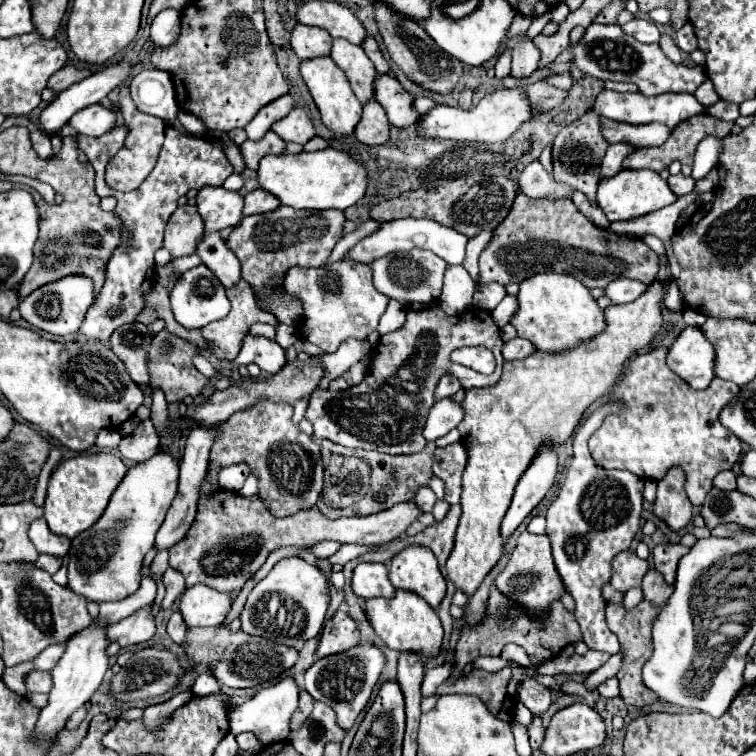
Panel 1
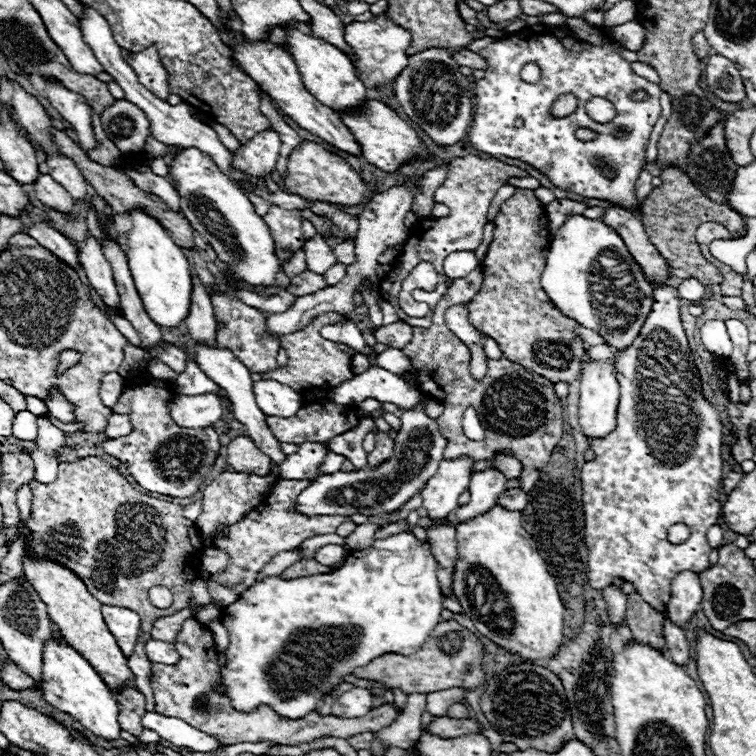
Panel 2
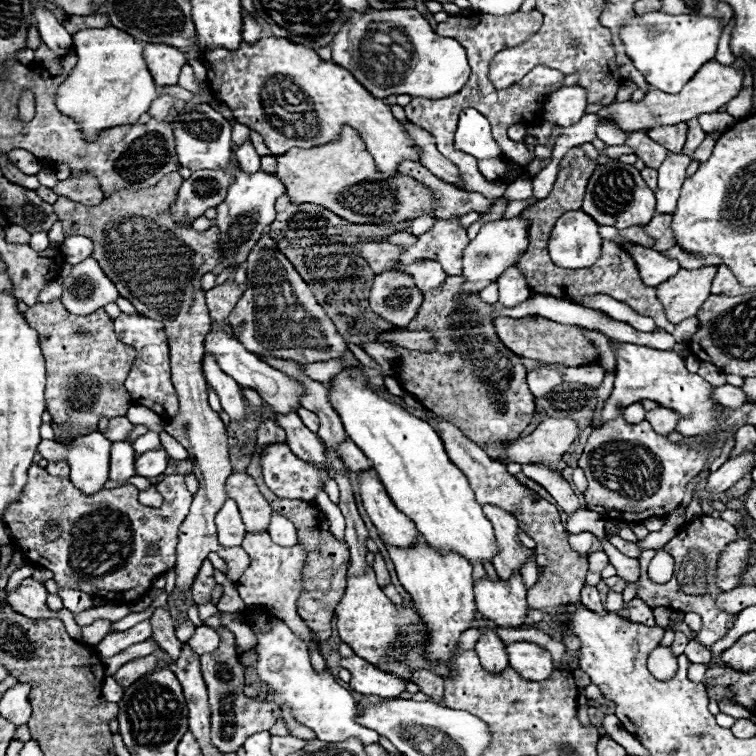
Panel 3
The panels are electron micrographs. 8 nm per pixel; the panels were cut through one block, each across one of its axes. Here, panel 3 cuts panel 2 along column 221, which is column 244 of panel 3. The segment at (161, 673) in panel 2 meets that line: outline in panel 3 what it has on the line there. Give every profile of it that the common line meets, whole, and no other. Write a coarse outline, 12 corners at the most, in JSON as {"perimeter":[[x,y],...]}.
{"perimeter":[[212,618],[216,652],[200,656],[212,742],[236,752],[282,716],[244,694],[234,634]]}

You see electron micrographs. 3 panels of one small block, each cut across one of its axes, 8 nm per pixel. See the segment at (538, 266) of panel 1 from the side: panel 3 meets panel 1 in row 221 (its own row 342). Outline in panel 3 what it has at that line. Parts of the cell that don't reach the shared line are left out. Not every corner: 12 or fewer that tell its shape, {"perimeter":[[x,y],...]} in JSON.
{"perimeter":[[498,316],[500,340],[522,358],[588,366],[578,326]]}

